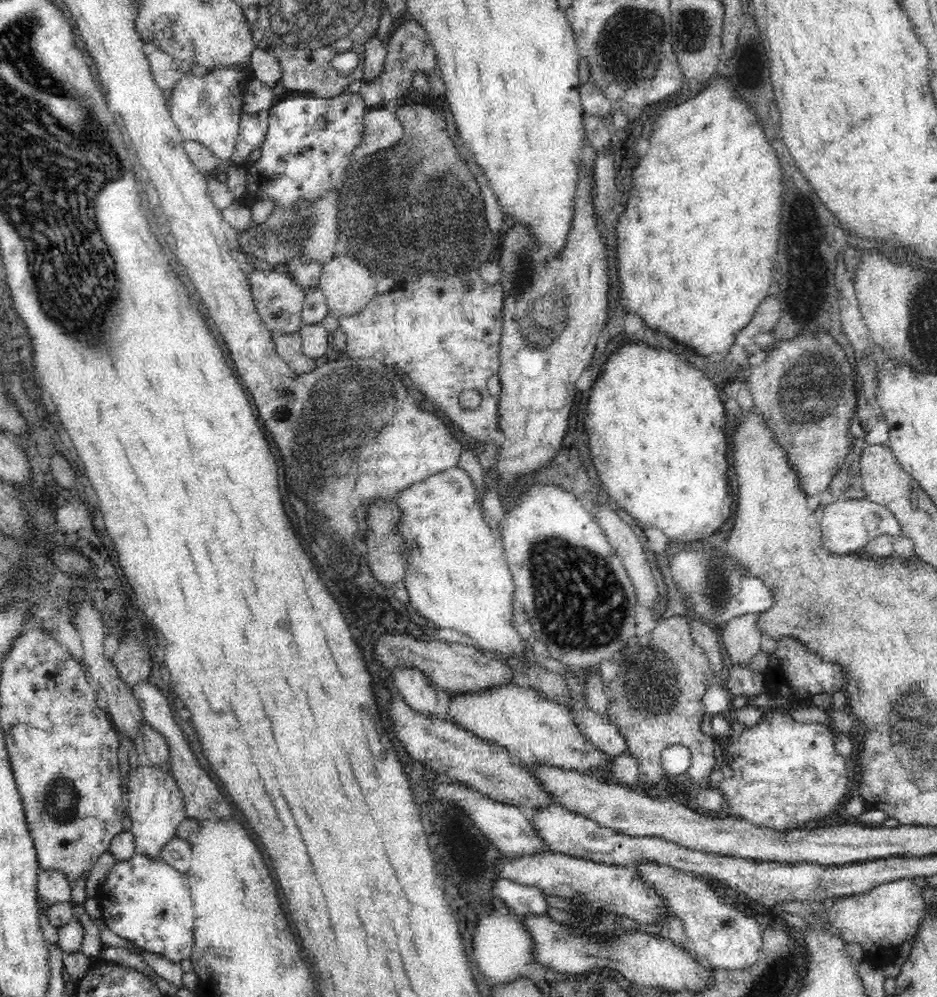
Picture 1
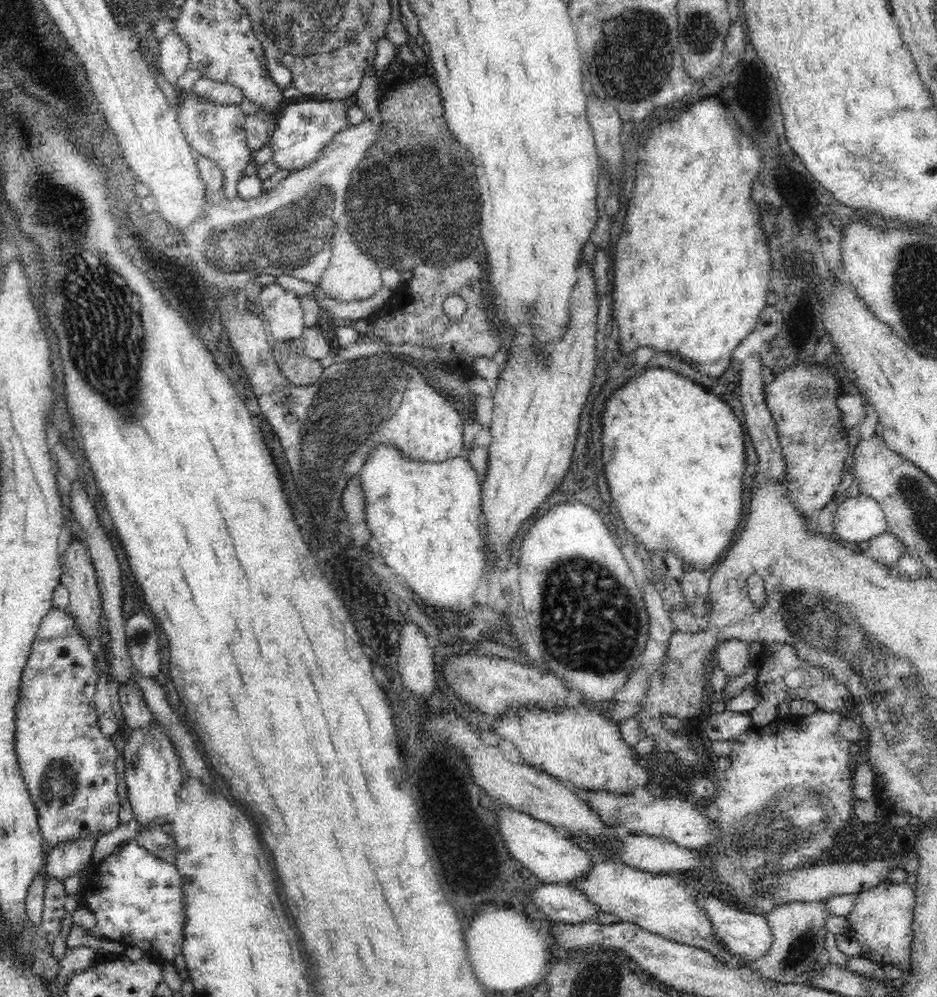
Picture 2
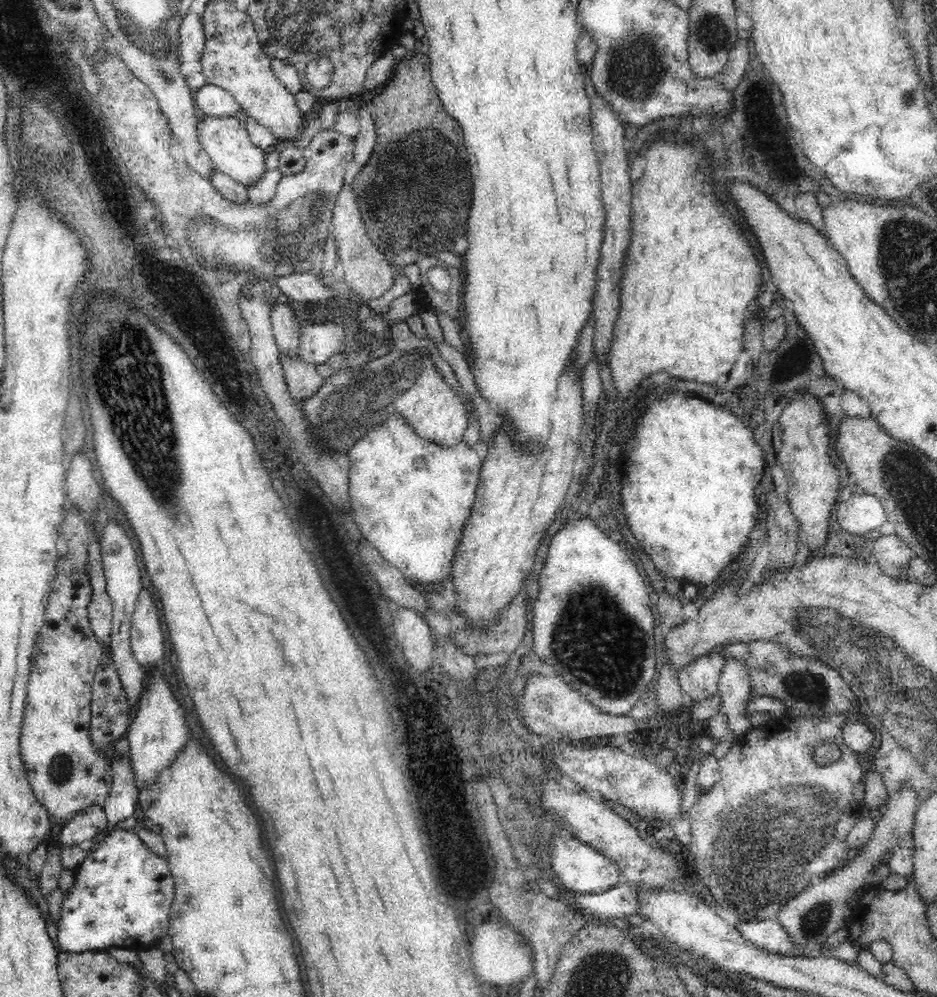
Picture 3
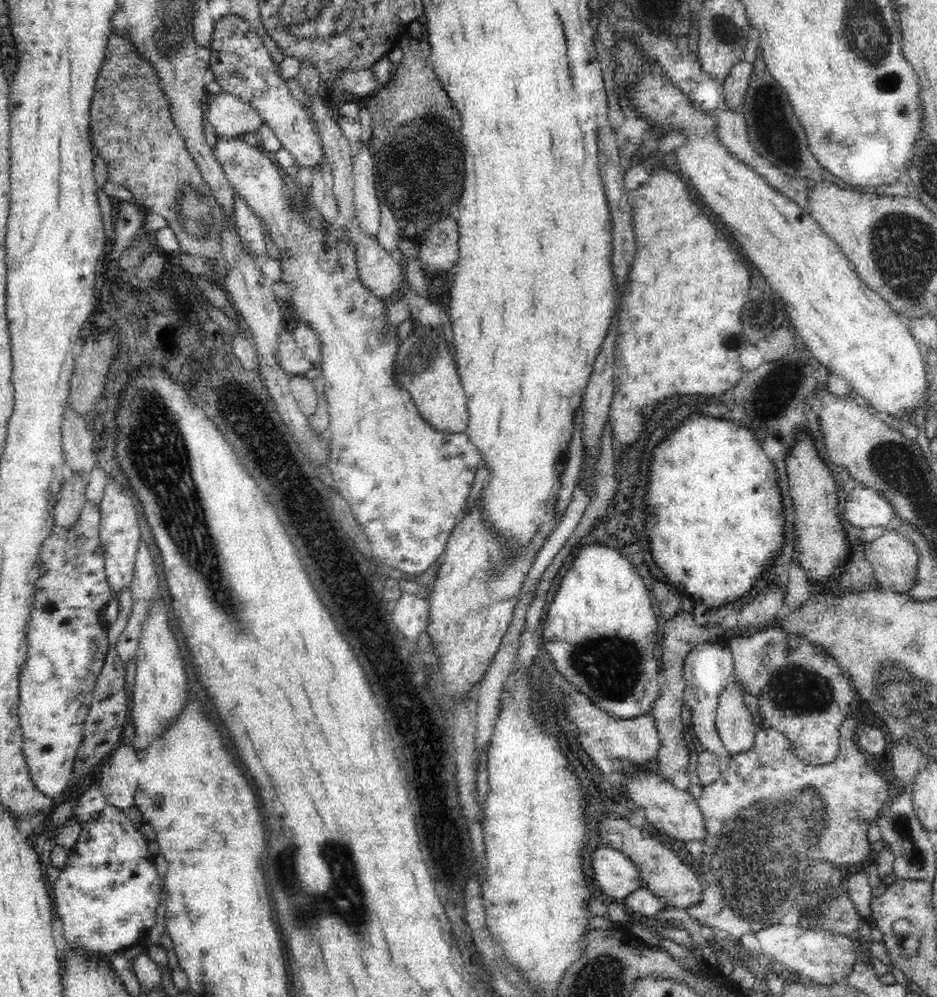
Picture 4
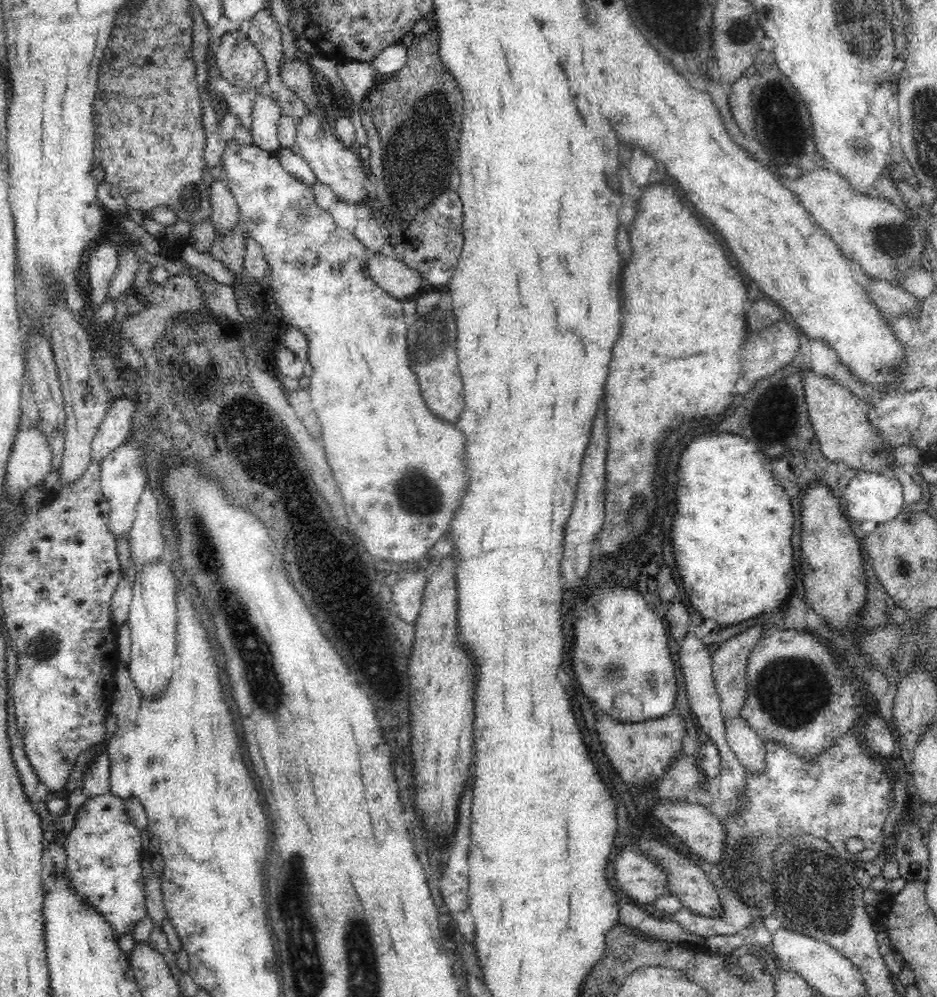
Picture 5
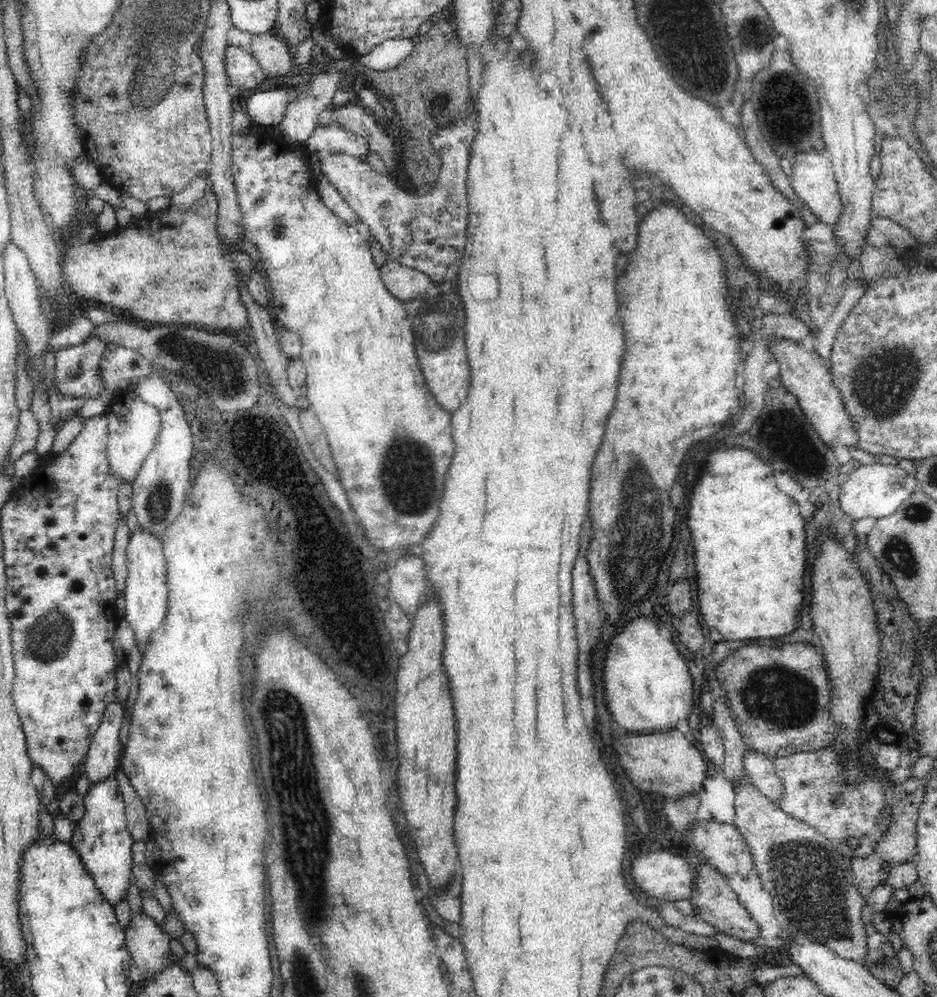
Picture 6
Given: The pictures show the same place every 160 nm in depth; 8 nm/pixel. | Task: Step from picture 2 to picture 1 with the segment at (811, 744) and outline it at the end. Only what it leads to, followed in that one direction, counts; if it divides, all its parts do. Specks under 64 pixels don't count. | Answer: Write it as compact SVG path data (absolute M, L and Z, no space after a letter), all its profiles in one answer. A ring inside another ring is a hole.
M776 710L764 713L762 720L745 728L739 736L731 738L724 752L727 765L734 770L732 778L724 778L718 787L726 798L726 806L734 818L742 818L757 827L792 830L802 828L806 822L828 816L846 796L850 778L850 760L837 751L835 735L828 723L804 724L797 722L789 711Z

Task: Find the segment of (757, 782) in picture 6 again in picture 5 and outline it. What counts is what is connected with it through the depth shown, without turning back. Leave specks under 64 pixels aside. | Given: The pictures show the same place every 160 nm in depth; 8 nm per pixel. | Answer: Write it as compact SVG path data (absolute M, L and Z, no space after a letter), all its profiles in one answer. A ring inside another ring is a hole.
M740 715L726 719L724 724L728 745L745 766L746 772L762 772L765 765L765 742L750 729L748 721Z

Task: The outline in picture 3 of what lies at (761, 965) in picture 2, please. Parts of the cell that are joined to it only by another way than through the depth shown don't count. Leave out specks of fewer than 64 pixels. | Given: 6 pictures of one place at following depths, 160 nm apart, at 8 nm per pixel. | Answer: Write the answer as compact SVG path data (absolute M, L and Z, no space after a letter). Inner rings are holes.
M904 784L898 792L890 793L886 804L882 806L880 814L882 818L876 818L875 827L870 840L859 850L859 853L847 865L836 869L829 876L822 878L821 882L814 884L788 900L778 912L775 920L787 929L796 945L804 950L804 953L816 953L818 945L823 938L827 938L833 932L846 927L846 918L850 918L848 900L854 896L858 888L864 888L868 881L868 873L880 862L885 861L886 854L902 845L902 840L911 834L914 826L914 816L919 798L909 784Z

